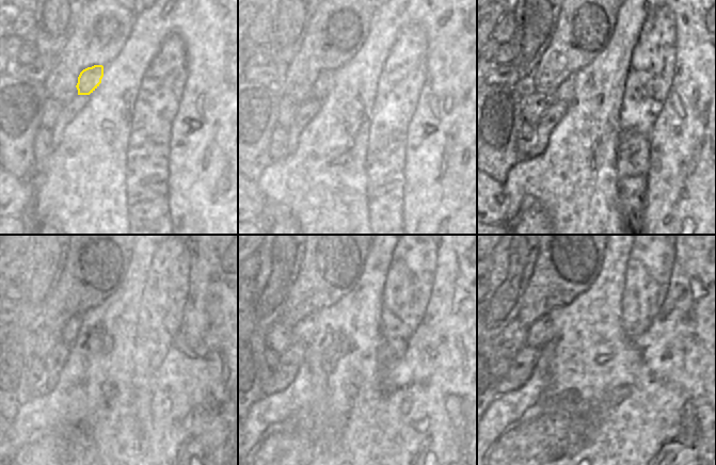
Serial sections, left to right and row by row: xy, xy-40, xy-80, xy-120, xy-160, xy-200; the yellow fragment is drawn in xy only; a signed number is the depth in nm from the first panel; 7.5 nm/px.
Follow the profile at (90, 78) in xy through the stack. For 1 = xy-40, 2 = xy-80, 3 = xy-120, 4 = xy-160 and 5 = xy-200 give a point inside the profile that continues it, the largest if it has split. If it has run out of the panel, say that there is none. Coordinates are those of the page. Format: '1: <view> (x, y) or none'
1: xy-40 (324, 82)
2: xy-80 (565, 92)
3: xy-120 (70, 330)
4: xy-160 (304, 331)
5: xy-200 (540, 333)

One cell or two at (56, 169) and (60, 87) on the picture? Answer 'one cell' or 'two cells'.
two cells

